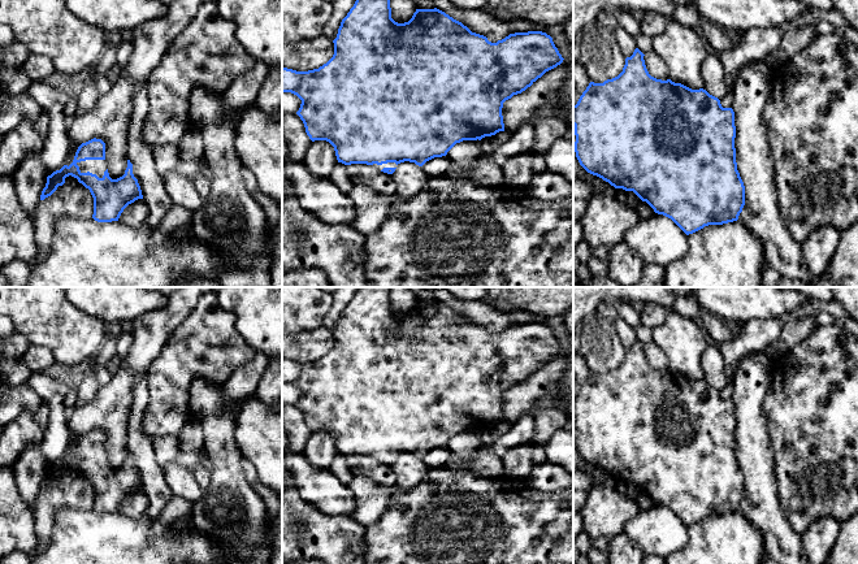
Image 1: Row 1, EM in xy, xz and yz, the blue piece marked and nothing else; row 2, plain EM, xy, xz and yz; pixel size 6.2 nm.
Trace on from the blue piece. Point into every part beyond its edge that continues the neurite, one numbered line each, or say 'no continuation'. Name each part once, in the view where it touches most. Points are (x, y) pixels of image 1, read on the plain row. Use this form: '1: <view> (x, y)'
1: xy (96, 458)

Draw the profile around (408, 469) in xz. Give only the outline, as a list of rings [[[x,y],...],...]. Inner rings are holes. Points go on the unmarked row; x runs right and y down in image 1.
[[[404,452],[396,456],[395,463],[391,465],[398,490],[411,490],[424,481],[430,467],[415,454]]]

